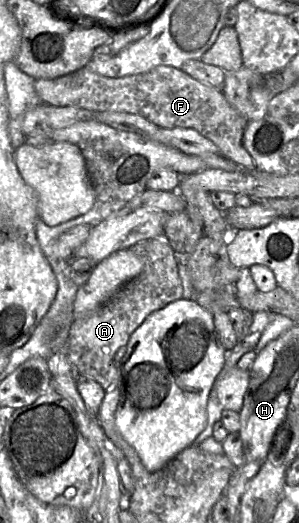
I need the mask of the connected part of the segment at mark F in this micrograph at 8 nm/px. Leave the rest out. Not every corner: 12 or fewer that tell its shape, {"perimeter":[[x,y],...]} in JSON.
{"perimeter":[[172,66],[36,79],[43,103],[190,128],[244,169],[248,120]]}

